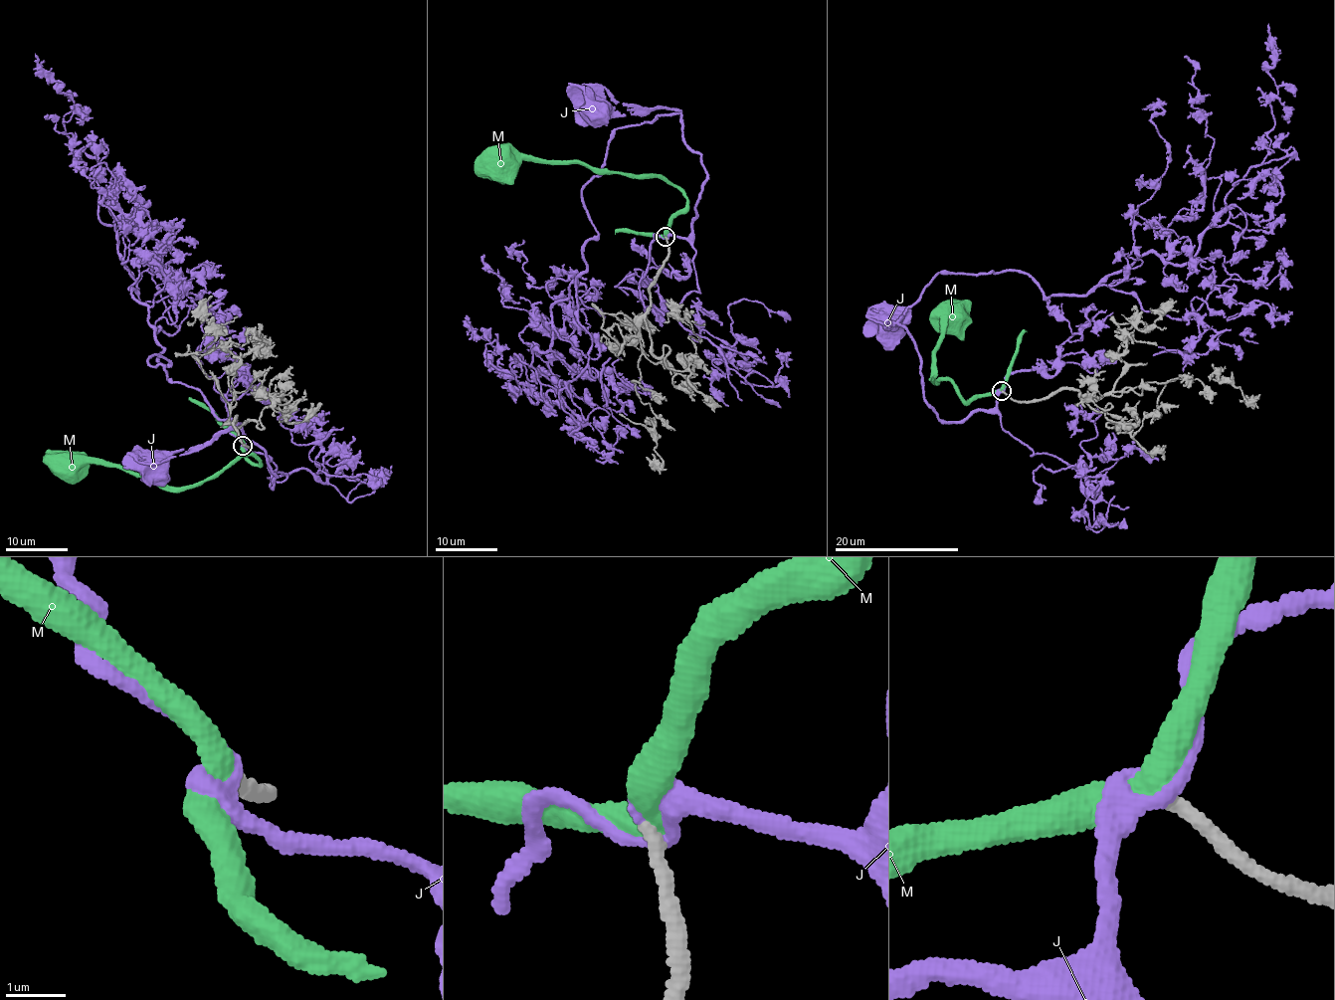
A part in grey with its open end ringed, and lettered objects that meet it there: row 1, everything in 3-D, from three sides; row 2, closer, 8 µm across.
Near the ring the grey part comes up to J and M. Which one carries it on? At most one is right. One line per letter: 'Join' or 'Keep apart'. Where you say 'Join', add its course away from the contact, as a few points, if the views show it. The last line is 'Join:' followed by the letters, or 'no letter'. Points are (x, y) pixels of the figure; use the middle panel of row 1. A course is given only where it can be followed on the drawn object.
J: Join. Its course: (666, 237), (687, 237), (706, 174), (701, 157), (685, 142), (680, 113), (611, 100), (598, 106)
M: Keep apart
Join: J

